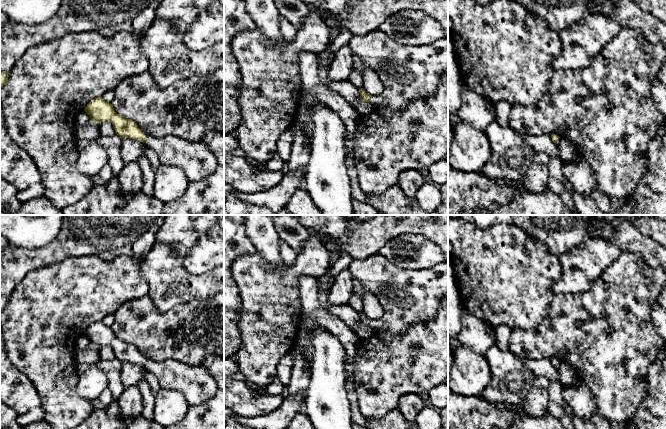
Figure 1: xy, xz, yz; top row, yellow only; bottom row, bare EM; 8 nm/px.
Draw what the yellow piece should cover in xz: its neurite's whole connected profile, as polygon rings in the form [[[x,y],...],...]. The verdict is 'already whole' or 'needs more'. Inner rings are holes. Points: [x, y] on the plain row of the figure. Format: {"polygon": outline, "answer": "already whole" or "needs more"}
{"polygon": [[[376,254],[364,259],[353,260],[347,269],[353,281],[359,283],[359,287],[363,287],[378,298],[384,310],[383,315],[376,320],[367,318],[363,312],[359,313],[360,323],[370,326],[373,330],[389,331],[394,335],[402,335],[413,323],[430,322],[436,316],[442,298],[448,294],[448,263],[446,262],[428,269],[402,269],[386,257]]], "answer": "needs more"}

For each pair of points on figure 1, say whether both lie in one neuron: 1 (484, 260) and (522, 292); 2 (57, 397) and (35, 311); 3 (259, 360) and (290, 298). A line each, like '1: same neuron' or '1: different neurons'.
1: same neuron
2: same neuron
3: same neuron

